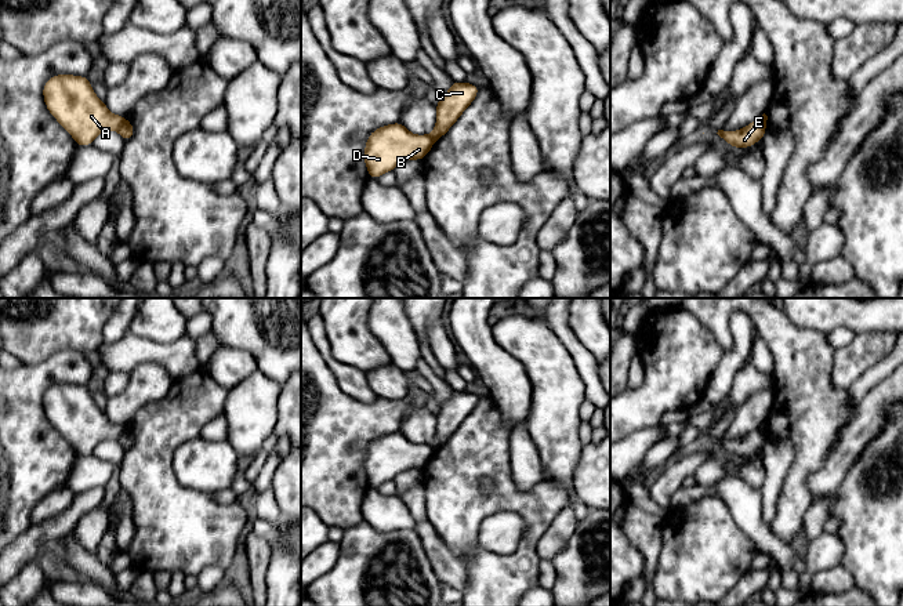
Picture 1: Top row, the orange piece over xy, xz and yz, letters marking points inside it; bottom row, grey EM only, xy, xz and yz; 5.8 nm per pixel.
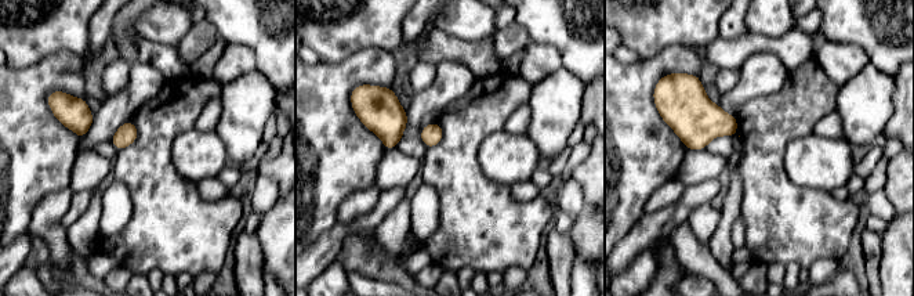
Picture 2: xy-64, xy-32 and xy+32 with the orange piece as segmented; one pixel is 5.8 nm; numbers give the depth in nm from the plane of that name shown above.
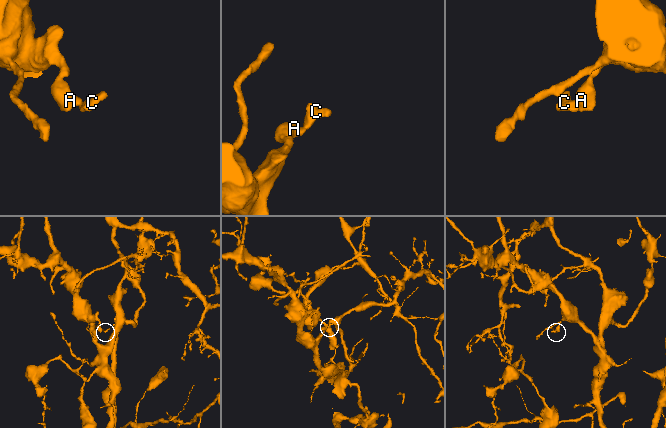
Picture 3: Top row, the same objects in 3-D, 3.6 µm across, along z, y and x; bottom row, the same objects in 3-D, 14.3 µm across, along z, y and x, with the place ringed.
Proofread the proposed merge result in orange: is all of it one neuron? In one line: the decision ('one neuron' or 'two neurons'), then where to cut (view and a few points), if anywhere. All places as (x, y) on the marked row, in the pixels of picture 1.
two neurons; cut xy (126, 119), (116, 129)

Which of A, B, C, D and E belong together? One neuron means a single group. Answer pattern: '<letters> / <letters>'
A B D / C E

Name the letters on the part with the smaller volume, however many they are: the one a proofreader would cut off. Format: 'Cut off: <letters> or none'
Cut off: C, E

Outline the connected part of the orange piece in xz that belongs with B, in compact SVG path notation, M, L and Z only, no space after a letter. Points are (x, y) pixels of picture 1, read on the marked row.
M400 121L374 130L363 155L369 177L377 179L409 159L424 160L434 142L428 135L411 134Z

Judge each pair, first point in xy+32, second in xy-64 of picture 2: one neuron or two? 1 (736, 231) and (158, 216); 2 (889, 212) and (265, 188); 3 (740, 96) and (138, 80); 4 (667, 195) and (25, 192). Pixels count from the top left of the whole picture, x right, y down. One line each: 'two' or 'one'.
1: two
2: one
3: one
4: two

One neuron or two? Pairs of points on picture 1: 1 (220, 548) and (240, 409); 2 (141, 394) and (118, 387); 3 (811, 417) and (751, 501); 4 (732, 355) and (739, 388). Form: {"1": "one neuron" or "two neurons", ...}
{"1": "two neurons", "2": "two neurons", "3": "two neurons", "4": "two neurons"}

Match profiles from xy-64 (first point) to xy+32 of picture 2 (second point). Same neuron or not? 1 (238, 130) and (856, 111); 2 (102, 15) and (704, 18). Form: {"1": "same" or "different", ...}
{"1": "same", "2": "different"}

